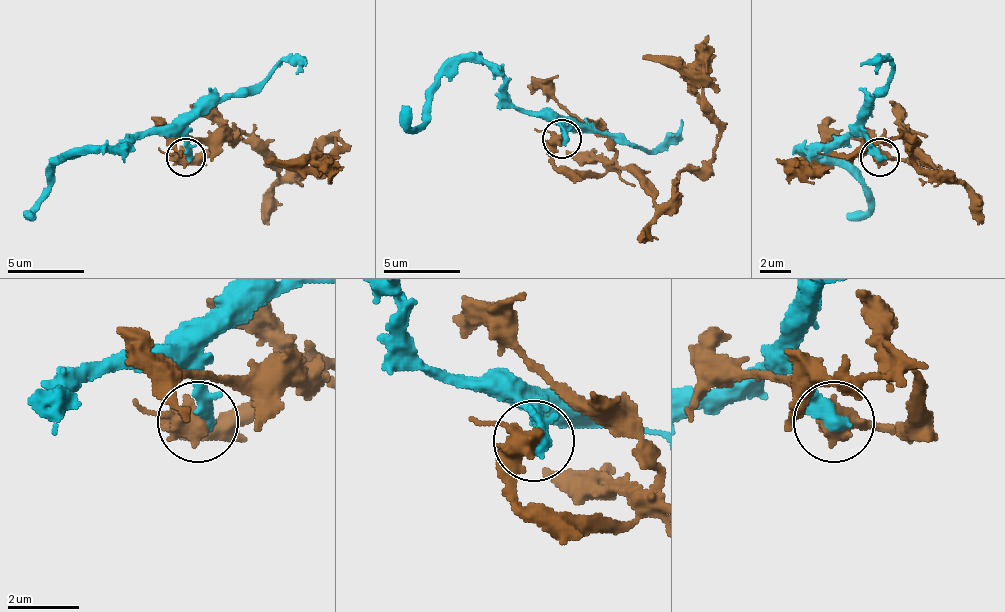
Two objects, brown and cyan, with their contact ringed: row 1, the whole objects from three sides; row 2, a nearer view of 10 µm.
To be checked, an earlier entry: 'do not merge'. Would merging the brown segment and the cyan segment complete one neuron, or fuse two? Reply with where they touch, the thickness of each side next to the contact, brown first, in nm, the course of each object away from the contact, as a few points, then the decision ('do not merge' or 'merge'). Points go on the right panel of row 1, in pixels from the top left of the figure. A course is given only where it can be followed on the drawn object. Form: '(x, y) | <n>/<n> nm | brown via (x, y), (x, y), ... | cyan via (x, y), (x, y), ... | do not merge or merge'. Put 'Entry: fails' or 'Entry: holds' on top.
Entry: holds
(880, 157) | 500/440 nm | brown via (879, 156), (906, 160), (913, 156), (909, 137), (944, 175), (925, 171), (898, 137), (798, 164) | cyan via (879, 156), (863, 133), (801, 148), (840, 164), (863, 187), (867, 210), (848, 218) | do not merge

